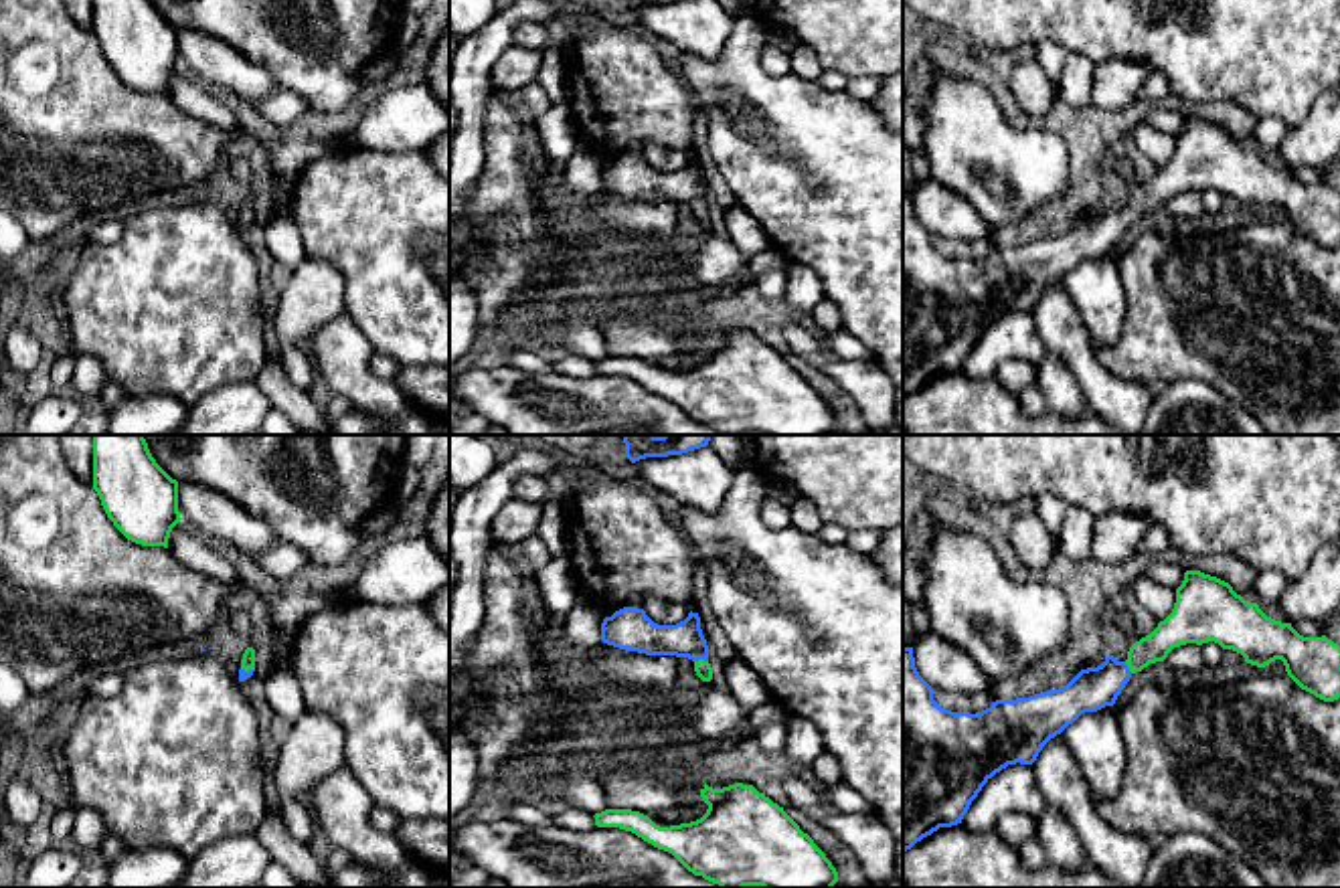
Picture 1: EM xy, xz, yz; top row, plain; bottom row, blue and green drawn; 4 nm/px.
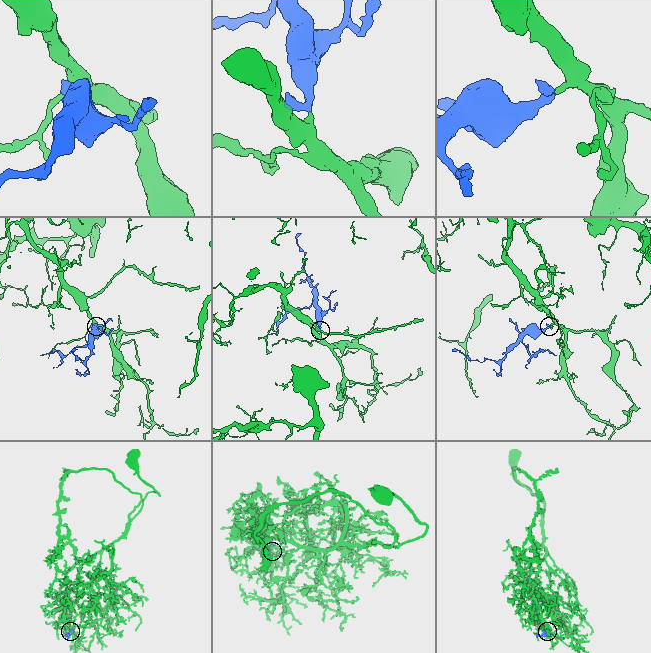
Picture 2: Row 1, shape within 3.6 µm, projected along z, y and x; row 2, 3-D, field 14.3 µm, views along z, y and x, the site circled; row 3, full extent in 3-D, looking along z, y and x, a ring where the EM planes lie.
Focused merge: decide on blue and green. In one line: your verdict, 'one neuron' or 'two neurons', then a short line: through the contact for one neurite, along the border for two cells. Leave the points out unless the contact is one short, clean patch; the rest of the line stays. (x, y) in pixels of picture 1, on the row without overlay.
one neuron | xz (685, 187), (701, 205), (703, 215)

